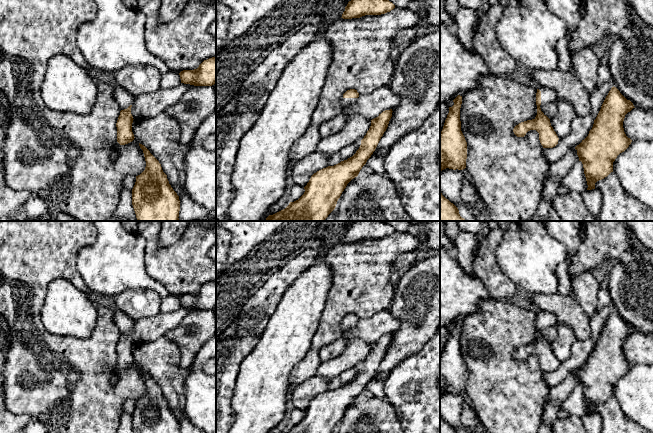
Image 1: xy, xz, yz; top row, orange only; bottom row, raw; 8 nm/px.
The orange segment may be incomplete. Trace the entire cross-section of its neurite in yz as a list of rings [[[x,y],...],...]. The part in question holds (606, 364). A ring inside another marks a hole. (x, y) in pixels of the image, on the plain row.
[[[612,311],[594,344],[588,360],[575,371],[582,386],[587,414],[613,396],[613,386],[624,376],[632,364],[624,356],[625,339],[634,331],[616,311]]]

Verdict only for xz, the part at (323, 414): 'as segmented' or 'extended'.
as segmented

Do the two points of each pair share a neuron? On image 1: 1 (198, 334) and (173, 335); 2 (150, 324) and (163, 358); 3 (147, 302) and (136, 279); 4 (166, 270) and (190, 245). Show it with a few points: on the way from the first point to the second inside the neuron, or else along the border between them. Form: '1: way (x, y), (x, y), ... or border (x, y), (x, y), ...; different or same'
1: way (192, 334), (179, 335); same
2: border (164, 335), (142, 343); different
3: border (117, 294), (130, 289), (151, 289), (161, 298); different
4: way (172, 264), (185, 251); same

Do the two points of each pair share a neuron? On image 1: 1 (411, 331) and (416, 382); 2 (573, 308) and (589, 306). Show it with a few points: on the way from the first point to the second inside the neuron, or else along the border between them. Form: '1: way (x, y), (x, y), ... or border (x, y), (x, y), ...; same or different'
1: border (429, 339), (418, 351), (403, 358), (393, 367); different
2: border (571, 294), (590, 317); different

